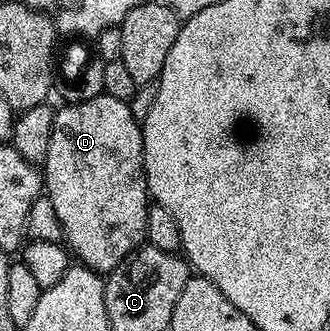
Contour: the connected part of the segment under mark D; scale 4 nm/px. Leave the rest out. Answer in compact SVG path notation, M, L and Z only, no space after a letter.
M105 94L96 98L88 98L84 102L75 104L63 103L54 114L52 122L52 142L48 142L48 154L44 161L44 195L52 202L52 207L56 210L56 218L60 218L62 227L62 240L65 247L69 249L75 257L78 256L85 267L91 268L93 272L99 274L109 274L128 254L135 252L147 243L146 223L148 222L148 210L151 206L150 193L146 190L146 171L144 170L144 146L142 145L142 126L140 121L134 117L129 103L120 98L112 98Z

